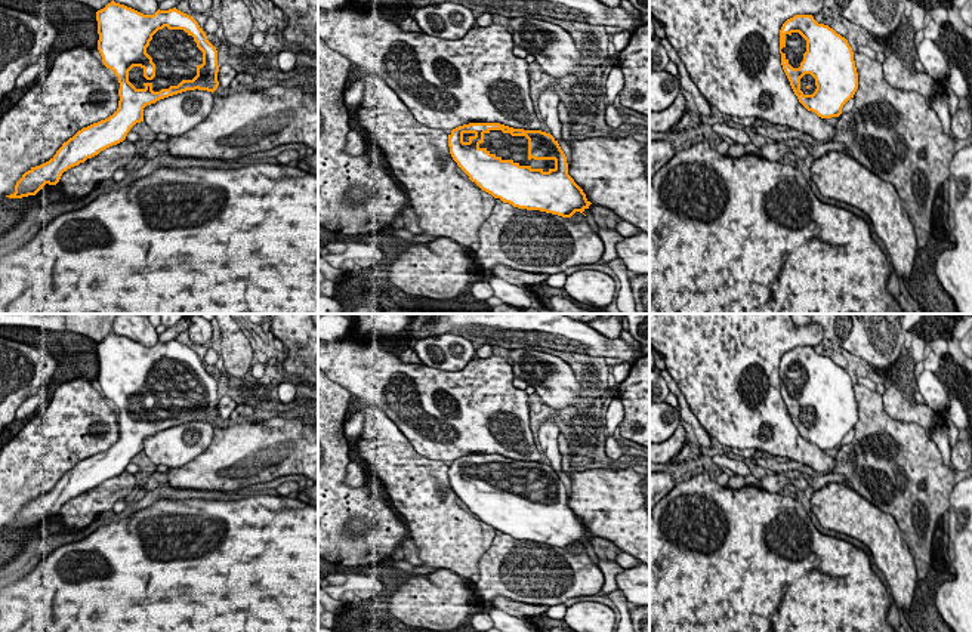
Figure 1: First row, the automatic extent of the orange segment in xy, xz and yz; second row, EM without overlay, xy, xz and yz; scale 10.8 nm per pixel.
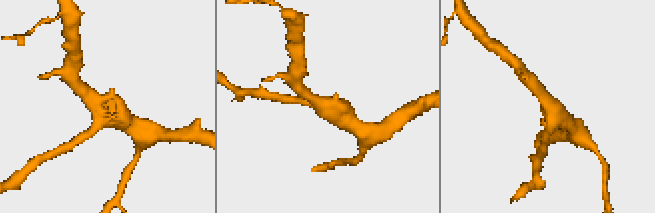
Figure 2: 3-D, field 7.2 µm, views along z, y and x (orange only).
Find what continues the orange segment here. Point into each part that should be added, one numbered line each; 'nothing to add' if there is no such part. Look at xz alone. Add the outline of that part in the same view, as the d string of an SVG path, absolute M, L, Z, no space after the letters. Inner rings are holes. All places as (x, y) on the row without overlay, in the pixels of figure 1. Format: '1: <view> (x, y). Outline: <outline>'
1: xz (505, 477). Outline: M490 462L484 465L484 474L479 480L485 480L490 485L502 491L512 491L519 497L530 497L531 500L541 500L549 503L555 500L555 491L534 491L528 490L528 471L525 468L512 468L502 462Z

